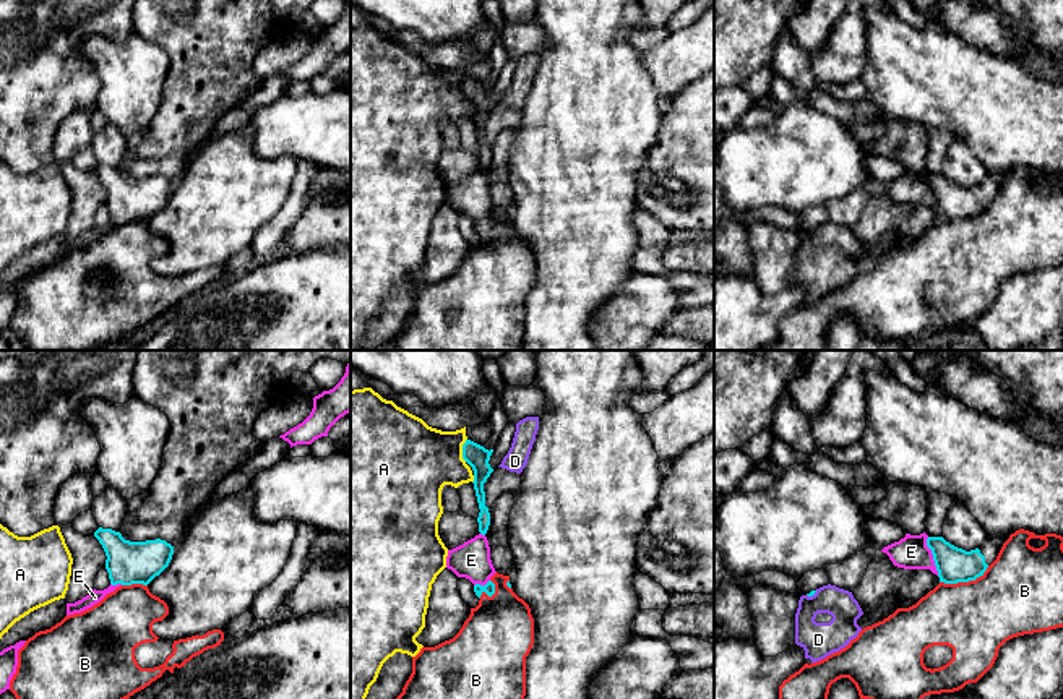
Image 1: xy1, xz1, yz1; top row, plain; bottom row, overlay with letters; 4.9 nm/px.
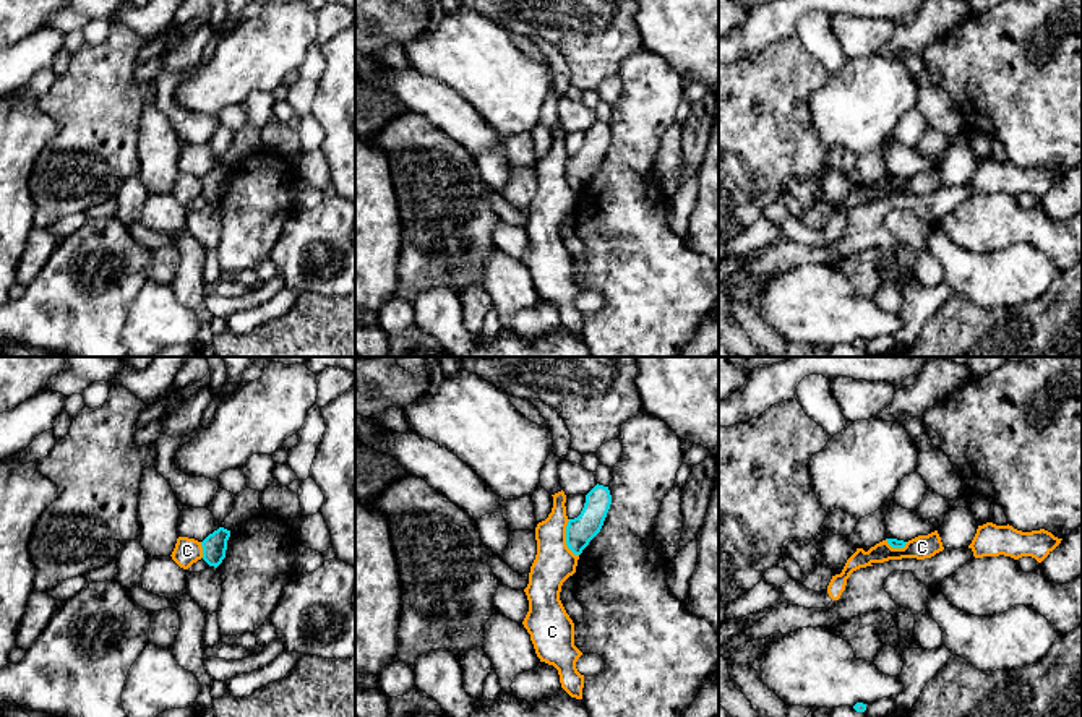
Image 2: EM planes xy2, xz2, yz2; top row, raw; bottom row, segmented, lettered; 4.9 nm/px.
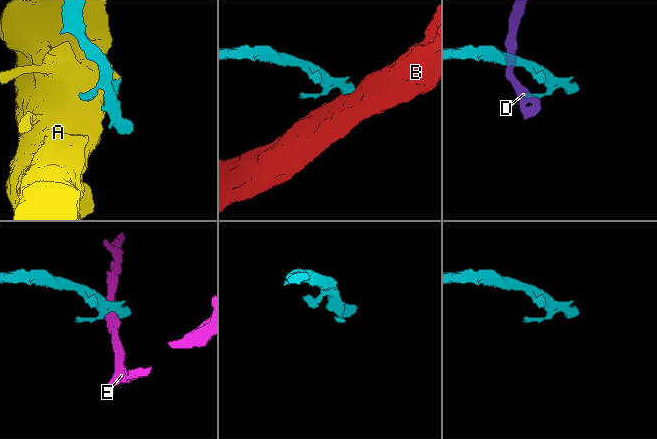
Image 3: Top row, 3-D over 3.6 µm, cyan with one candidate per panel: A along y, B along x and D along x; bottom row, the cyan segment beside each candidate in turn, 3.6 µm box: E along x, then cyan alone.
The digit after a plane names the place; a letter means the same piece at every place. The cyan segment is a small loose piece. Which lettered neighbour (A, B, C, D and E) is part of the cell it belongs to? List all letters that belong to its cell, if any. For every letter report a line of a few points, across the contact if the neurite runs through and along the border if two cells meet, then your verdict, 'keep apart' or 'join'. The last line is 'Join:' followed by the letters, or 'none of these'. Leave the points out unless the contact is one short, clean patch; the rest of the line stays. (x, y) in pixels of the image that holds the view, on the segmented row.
A: keep apart
B: line yz1 (989, 566), (974, 579), (940, 583); keep apart
C: line xz2 (568, 519), (566, 545), (578, 555); keep apart
D: keep apart
E: keep apart
Join: none of these

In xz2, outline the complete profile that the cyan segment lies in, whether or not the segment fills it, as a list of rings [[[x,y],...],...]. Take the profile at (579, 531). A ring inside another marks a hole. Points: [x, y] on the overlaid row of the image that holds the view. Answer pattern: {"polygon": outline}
{"polygon": [[[595,485],[587,495],[581,514],[568,521],[566,545],[574,555],[581,555],[589,542],[600,532],[612,504],[608,487]]]}

